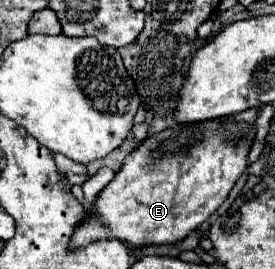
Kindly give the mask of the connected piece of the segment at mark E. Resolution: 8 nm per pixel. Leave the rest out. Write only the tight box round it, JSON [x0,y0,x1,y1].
[72,110,258,248]

